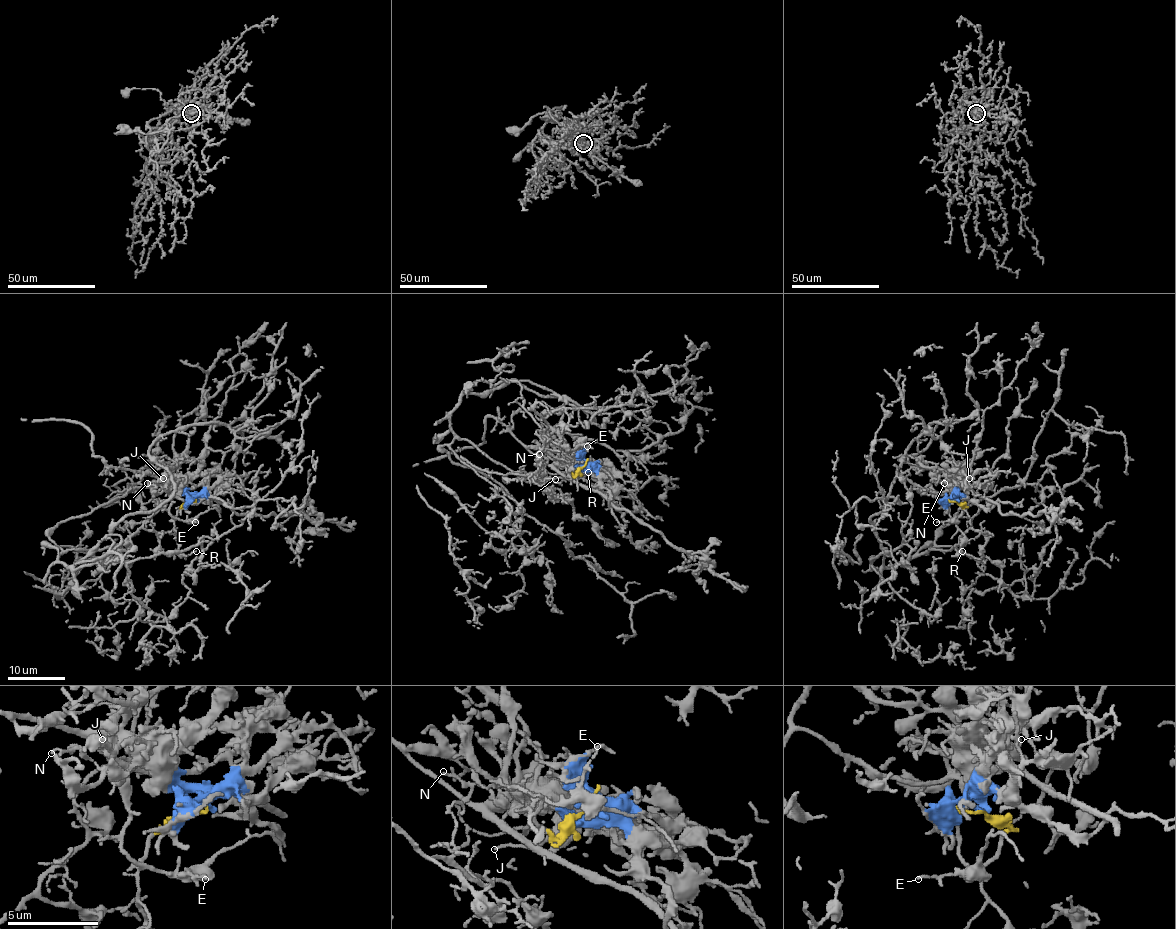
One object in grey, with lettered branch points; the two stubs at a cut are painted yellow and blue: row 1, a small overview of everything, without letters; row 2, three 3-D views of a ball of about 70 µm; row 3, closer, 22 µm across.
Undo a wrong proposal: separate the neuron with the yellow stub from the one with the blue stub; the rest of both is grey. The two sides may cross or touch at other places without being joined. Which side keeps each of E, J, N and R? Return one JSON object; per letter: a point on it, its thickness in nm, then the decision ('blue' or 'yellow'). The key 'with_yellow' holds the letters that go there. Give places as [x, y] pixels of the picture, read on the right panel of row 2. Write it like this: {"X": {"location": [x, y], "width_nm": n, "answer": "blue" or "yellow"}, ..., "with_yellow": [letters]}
{"E": {"location": [936, 522], "width_nm": 110, "answer": "yellow"}, "J": {"location": [969, 478], "width_nm": 140, "answer": "blue"}, "N": {"location": [944, 483], "width_nm": 150, "answer": "blue"}, "R": {"location": [962, 551], "width_nm": 130, "answer": "yellow"}, "with_yellow": ["E", "R"]}

